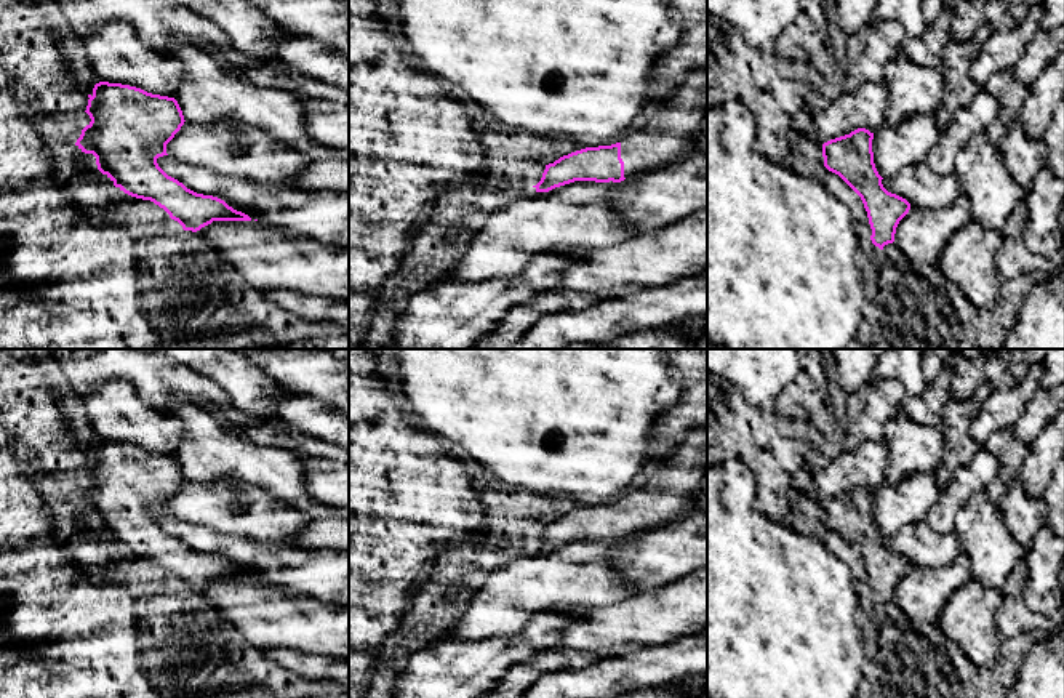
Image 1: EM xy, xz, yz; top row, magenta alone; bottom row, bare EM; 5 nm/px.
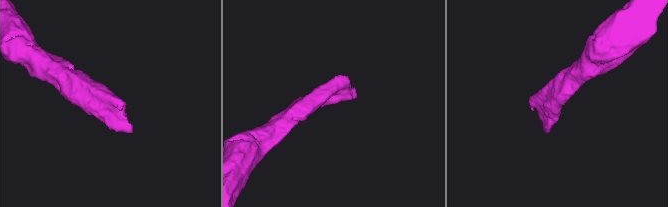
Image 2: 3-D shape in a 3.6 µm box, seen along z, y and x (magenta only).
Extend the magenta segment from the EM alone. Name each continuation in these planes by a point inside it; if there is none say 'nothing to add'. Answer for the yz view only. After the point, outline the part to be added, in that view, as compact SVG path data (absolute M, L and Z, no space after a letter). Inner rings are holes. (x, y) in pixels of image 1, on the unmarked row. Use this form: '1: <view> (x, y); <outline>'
nothing to add

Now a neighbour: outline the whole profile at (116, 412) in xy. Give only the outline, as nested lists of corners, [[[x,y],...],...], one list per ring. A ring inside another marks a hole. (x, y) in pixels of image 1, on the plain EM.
[[[104,381],[80,395],[86,418],[101,440],[141,447],[174,456],[181,439],[176,418],[158,411],[125,381]]]

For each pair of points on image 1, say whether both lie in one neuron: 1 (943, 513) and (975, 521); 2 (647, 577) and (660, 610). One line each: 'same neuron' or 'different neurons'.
1: different neurons
2: different neurons

